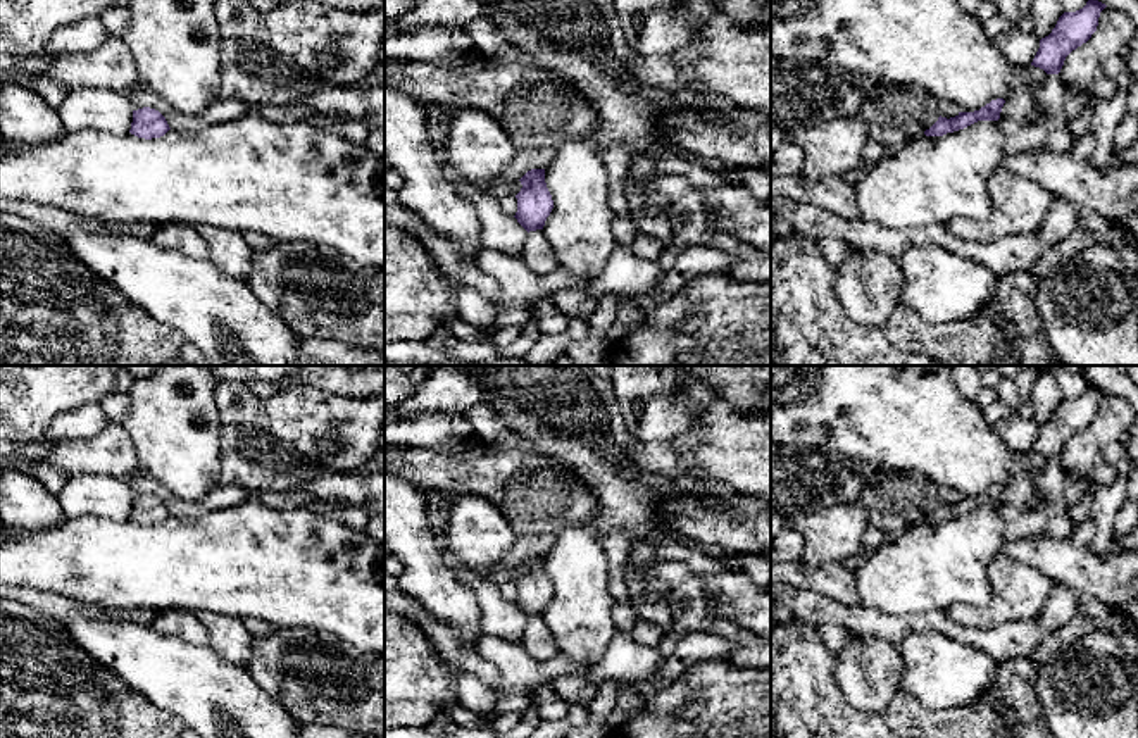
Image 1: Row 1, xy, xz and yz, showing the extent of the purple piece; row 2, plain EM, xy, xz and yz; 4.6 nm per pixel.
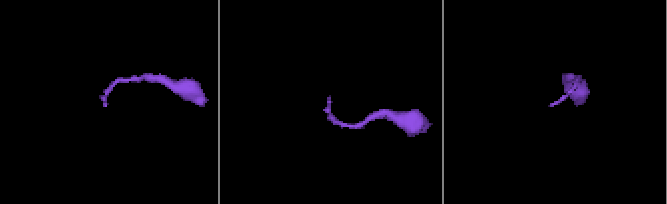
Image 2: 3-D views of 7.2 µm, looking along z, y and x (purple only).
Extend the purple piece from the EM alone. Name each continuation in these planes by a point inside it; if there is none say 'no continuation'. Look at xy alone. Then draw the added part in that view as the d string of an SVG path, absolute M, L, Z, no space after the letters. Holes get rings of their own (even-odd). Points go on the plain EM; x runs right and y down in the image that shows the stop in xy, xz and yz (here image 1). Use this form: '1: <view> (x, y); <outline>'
no continuation

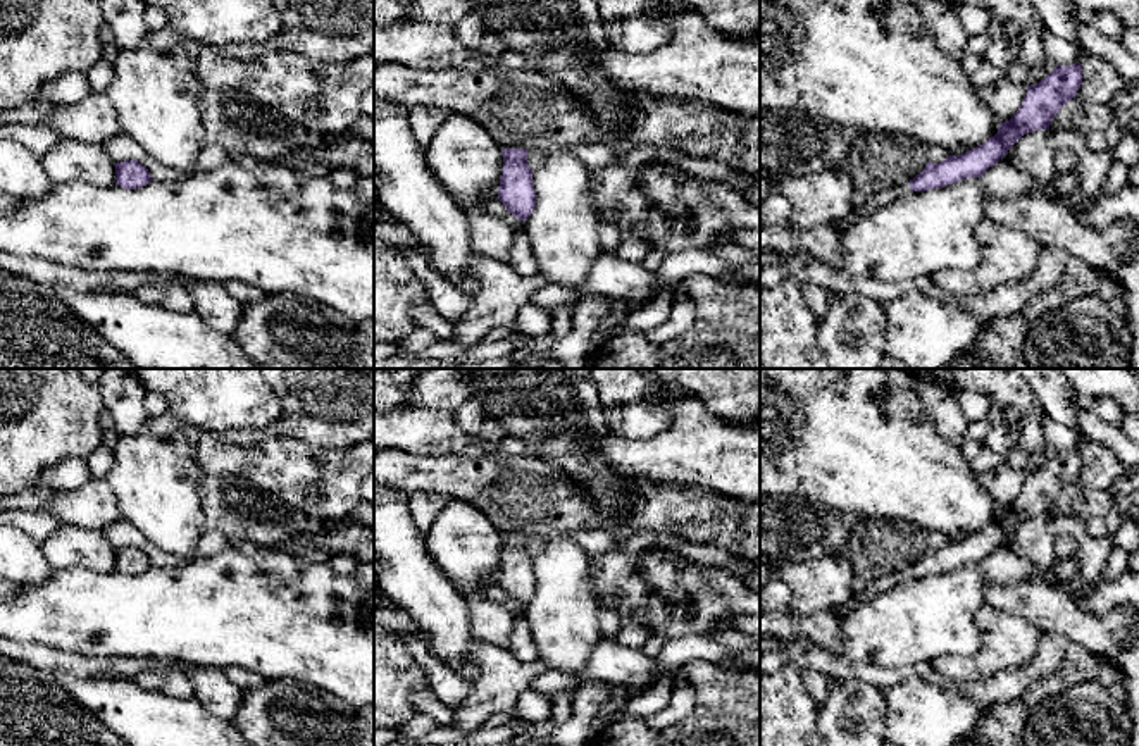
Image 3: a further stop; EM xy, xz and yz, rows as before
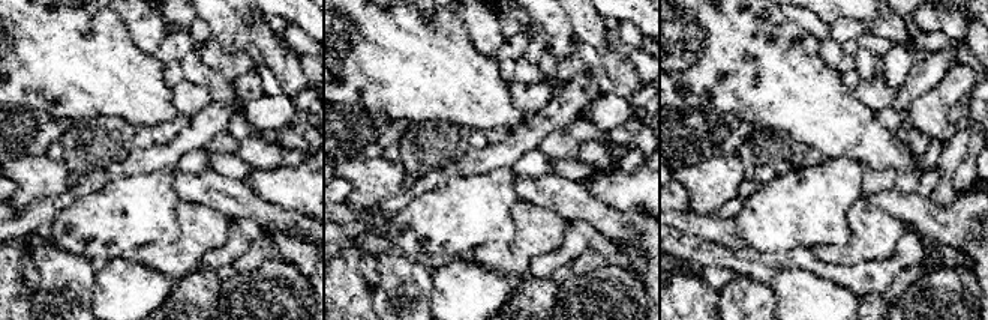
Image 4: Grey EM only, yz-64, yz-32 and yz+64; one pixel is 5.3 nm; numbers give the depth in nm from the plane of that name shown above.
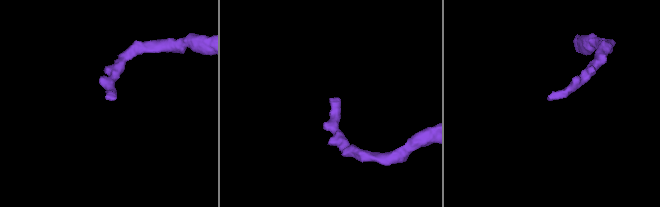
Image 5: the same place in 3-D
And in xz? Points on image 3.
no continuation

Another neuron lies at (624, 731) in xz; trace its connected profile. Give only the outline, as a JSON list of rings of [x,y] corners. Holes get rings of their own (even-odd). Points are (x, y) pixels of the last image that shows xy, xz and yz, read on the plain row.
[[[693,662],[672,670],[677,687],[689,682],[694,687],[694,708],[681,722],[655,730],[643,720],[622,715],[610,727],[594,734],[593,746],[760,746],[760,670],[732,672],[710,662]]]

